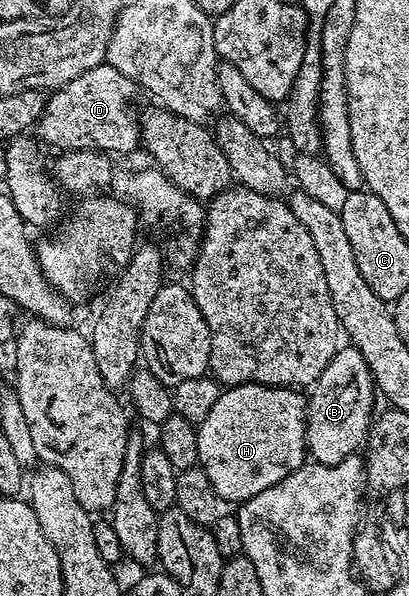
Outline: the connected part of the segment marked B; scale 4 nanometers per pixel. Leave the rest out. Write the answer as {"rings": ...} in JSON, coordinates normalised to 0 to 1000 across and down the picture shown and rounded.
{"rings":[[[836,579],[812,606],[802,606],[792,626],[782,626],[775,643],[765,644],[765,656],[768,664],[760,661],[753,669],[748,753],[765,775],[822,780],[841,773],[848,763],[868,762],[878,755],[873,750],[883,752],[897,742],[910,698],[917,695],[914,629],[873,582]]]}

